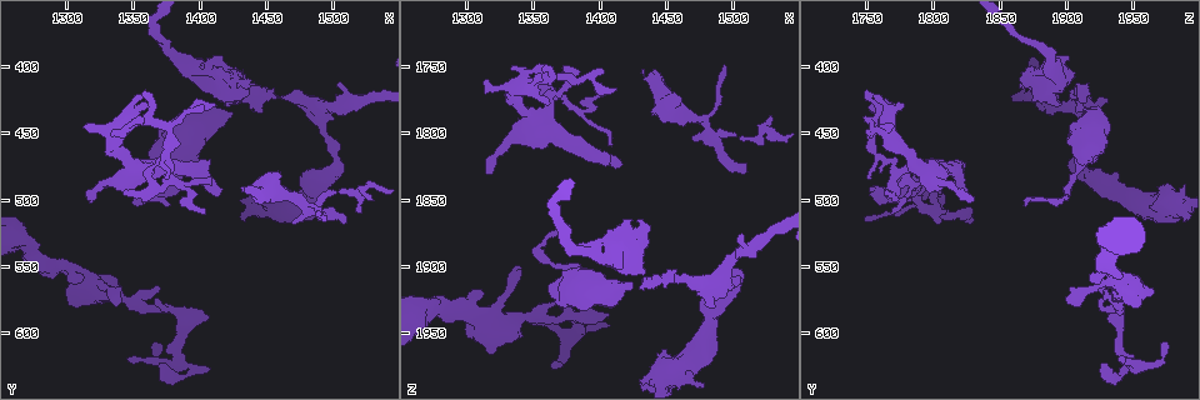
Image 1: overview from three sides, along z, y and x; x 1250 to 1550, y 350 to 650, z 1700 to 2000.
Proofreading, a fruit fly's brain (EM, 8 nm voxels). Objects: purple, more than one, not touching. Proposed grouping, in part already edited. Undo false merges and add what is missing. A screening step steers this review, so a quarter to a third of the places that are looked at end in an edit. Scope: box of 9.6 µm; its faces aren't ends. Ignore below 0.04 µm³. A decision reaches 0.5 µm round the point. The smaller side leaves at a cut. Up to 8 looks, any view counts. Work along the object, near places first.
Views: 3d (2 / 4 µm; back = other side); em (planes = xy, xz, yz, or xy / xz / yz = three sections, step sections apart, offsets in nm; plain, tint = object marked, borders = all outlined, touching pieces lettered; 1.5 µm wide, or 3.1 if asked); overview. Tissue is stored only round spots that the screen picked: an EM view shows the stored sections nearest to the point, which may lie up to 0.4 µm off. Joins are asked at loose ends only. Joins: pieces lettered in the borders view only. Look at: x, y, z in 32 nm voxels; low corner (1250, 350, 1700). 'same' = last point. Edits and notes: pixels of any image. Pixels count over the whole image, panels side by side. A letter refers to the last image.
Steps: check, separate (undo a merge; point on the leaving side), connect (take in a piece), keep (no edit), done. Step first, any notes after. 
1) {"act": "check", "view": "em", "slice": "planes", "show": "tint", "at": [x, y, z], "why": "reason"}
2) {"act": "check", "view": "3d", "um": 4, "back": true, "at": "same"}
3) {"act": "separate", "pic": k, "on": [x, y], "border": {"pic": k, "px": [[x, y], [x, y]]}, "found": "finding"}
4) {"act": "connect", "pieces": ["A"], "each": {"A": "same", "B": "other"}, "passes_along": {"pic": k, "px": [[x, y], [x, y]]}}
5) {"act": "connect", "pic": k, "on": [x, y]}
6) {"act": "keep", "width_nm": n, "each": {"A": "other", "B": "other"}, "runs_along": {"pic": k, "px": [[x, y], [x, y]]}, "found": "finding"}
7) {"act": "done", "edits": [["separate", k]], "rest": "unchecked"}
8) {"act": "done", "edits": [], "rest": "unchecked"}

{"act": "check", "view": "3d", "um": 2, "back": true, "at": [1288, 556, 1942], "why": "an open end"}

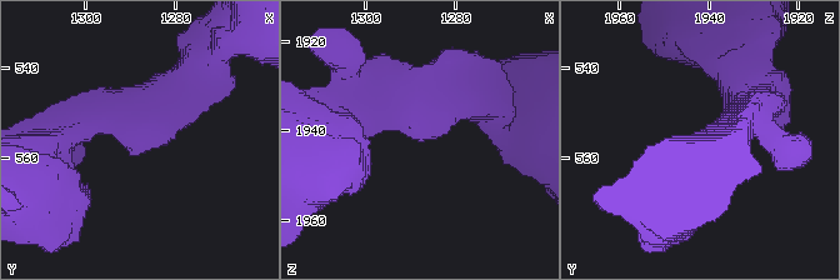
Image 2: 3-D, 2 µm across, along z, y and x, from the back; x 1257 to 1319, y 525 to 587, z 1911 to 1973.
{"act": "check", "view": "em", "slice": "planes", "show": "tint", "at": [1286, 558, 1942], "arm_widths_nm": [280, 340]}

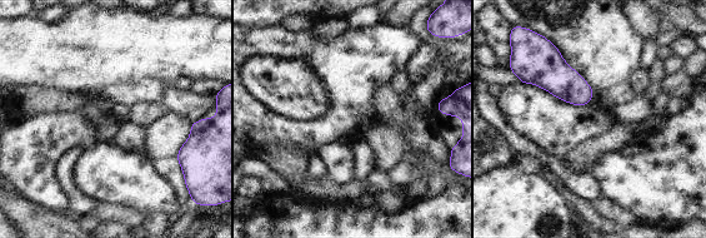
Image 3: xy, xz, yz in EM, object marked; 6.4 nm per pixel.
{"act": "check", "view": "em", "slice": "planes", "show": "borders", "at": "same", "why": "what lies round it"}

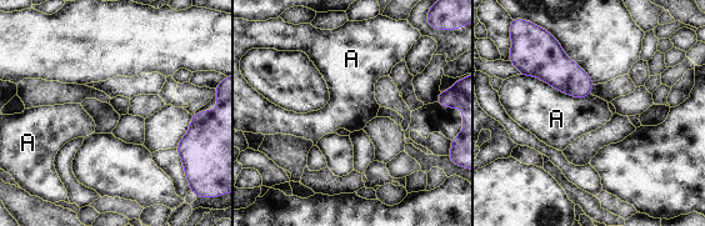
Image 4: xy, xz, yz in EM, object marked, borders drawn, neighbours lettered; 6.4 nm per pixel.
{"act": "keep", "each": {"A": "other"}, "border": {"pic": 4, "px": [[521, 74], [569, 95], [590, 95]]}, "found": "none of them fits"}

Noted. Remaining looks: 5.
{"act": "check", "view": "3d", "um": 4, "at": [1378, 504, 1870], "why": "tapers out"}

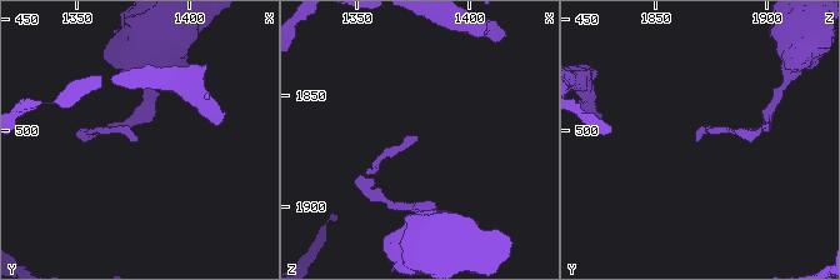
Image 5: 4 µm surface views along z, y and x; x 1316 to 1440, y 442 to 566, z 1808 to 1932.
{"act": "check", "view": "em", "slice": "planes", "show": "plain", "at": [1377, 503, 1869], "why": "shape alone is not enough"}

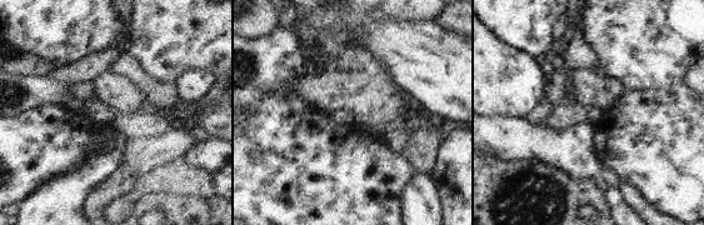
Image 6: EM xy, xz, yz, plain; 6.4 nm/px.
{"act": "check", "view": "em", "slice": "planes", "show": "borders", "at": "same"}

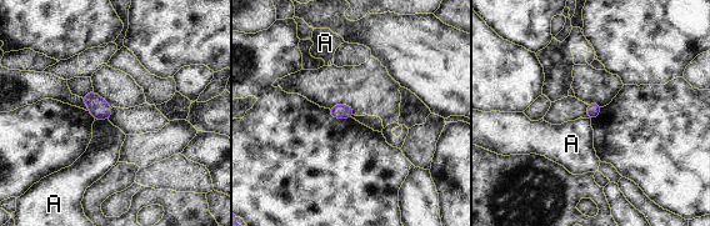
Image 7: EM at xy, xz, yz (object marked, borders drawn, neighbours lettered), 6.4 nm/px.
{"act": "keep", "longest_contact_nm": ["A", 90], "each": {"A": "other"}, "border": {"pic": 7, "px": [[95, 119], [108, 120]]}, "found": "none of them fits"}

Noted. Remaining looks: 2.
{"act": "check", "view": "3d", "um": 4, "at": [1472, 520, 1806], "why": "branch stops here"}

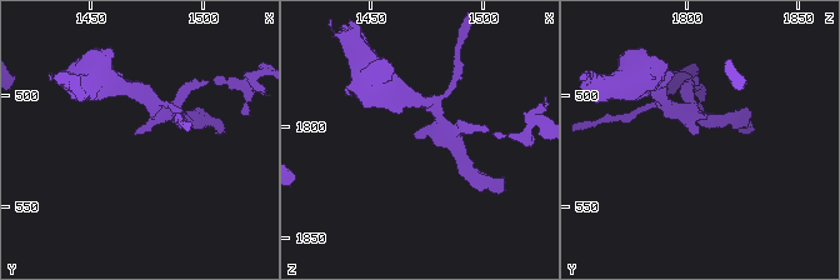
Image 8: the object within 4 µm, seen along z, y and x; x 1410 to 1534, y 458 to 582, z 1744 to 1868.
{"act": "check", "view": "em", "slice": "xz", "step": 4, "show": "borders", "at": [1471, 518, 1805], "why": "shape alone is not enough"}

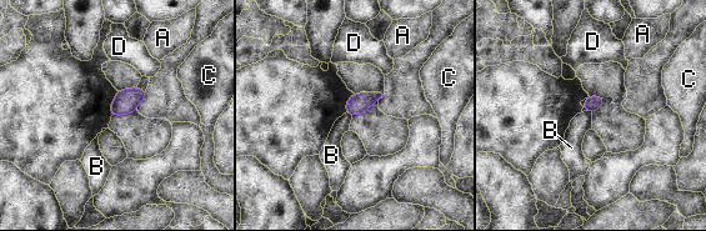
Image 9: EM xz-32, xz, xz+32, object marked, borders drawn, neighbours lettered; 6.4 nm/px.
{"act": "keep", "each": {"A": "other", "B": "other", "C": "other", "D": "other"}, "border": {"pic": 9, "px": [[346, 111], [351, 116]]}, "found": "none of them fits"}

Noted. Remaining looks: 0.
{"act": "done", "edits": [], "rest": "unchecked"}

